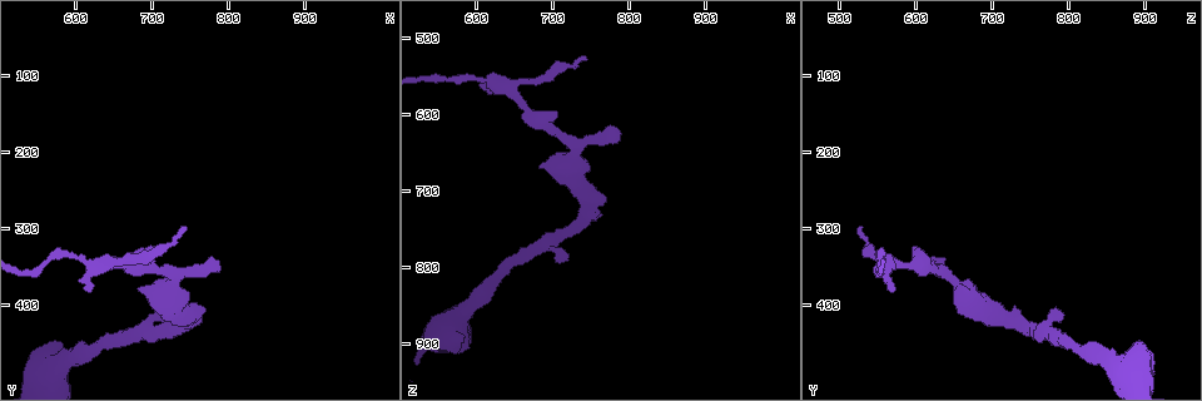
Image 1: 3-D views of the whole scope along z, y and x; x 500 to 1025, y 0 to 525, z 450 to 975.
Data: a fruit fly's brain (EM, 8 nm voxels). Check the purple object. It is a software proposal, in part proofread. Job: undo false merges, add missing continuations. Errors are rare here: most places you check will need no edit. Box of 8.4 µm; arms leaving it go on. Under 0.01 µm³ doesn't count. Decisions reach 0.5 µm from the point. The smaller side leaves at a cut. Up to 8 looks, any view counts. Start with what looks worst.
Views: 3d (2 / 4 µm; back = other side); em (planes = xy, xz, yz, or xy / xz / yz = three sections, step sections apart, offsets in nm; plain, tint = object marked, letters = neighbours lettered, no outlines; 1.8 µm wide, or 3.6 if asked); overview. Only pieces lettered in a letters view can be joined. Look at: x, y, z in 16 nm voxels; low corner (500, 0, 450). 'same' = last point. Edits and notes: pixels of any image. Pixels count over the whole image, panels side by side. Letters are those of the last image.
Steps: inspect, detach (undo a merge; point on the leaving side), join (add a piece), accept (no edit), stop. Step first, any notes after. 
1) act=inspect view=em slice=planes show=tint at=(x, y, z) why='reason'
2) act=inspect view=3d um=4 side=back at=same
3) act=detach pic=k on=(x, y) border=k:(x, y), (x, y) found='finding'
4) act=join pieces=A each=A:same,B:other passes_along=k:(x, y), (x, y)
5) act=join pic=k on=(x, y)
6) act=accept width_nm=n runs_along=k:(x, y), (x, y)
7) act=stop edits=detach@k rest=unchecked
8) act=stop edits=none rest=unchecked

act=inspect view=em slice=xz step=16 show=tint at=(640, 345, 570) why='three-way junction'

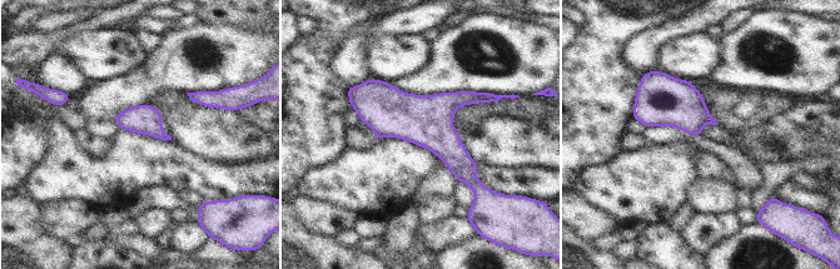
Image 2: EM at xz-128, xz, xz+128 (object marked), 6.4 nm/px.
act=inspect view=em slice=planes show=letters at=same why='cut it another way'

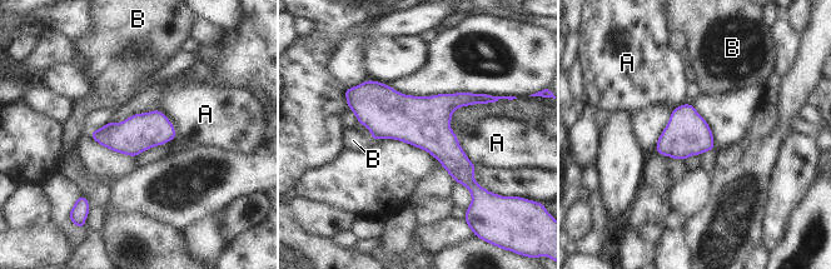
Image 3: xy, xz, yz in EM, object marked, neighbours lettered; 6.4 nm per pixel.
act=accept each=A:other,B:other border=3:(454, 133), (462, 150), (476, 165) found='one neuron here'

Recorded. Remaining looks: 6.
act=inspect view=em slice=yz step=16 show=tint at=(725, 415, 790) why='an open end'

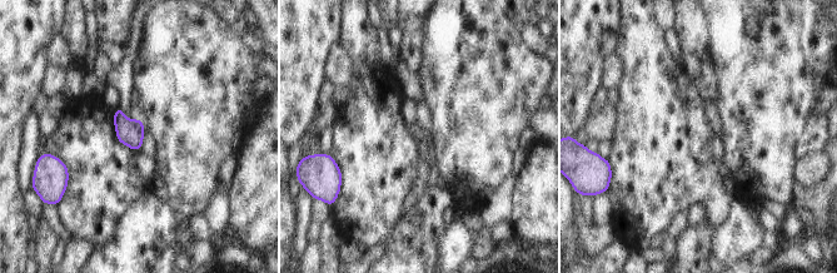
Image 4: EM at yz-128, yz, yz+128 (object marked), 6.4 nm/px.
act=inspect view=em slice=xy step=8 show=tint at=same

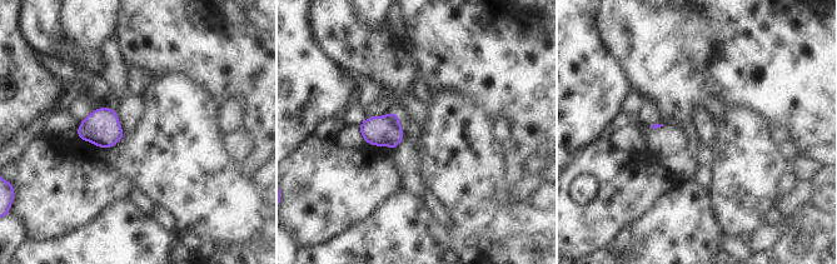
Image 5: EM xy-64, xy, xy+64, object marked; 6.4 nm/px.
act=inspect view=em slice=xy step=8 show=letters at=same

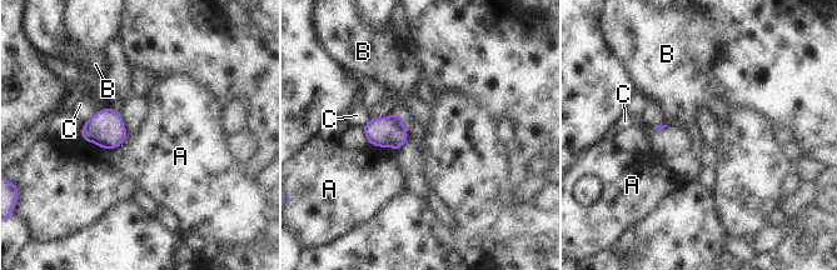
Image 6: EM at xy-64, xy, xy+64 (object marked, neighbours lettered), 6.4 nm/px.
act=accept each=A:other,B:other,C:other border=6:(128, 138), (111, 149), (85, 141) found='none of them fits'

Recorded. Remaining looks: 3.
act=inspect view=em slice=planes show=tint at=(785, 360, 625) why='free end'

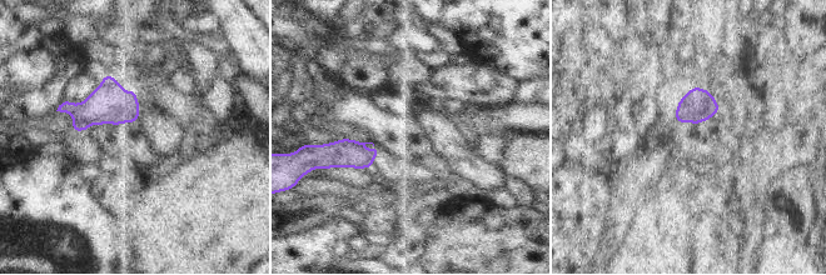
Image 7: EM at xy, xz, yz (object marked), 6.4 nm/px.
act=inspect view=em slice=planes show=letters at=same why='see the neighbours'

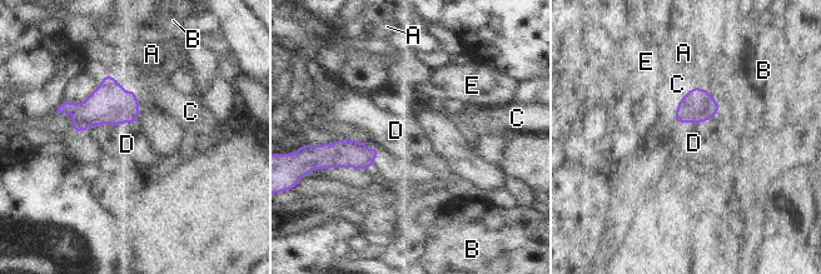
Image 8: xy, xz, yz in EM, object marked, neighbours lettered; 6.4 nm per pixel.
act=join pic=8 on=(677, 84) each=A:other,B:other,C:same,D:other,E:other passes_along=8:(697, 105), (678, 103), (677, 84) found='it goes on there'

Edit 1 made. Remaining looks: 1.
act=stop edits=join@8 rest=unchecked

